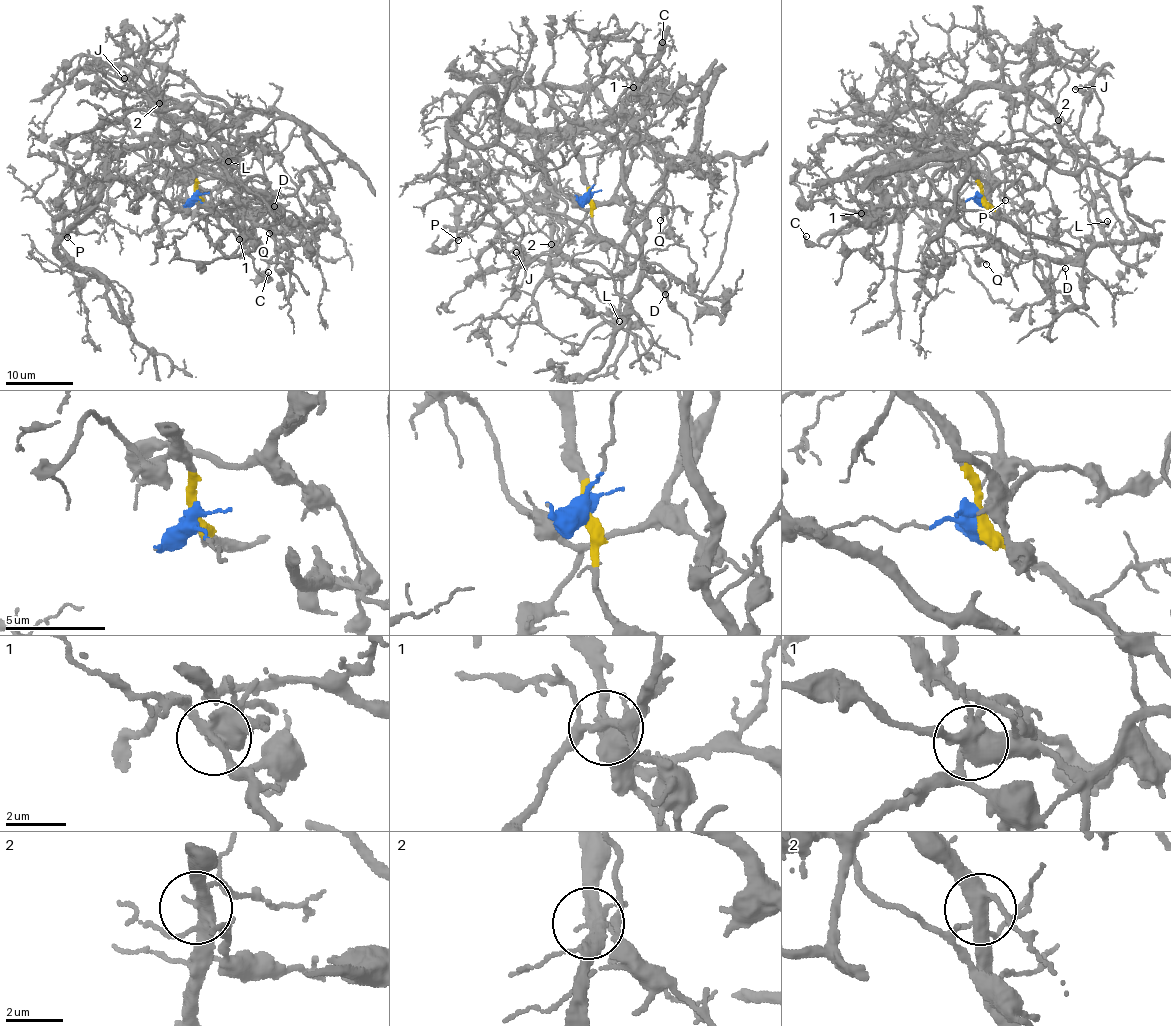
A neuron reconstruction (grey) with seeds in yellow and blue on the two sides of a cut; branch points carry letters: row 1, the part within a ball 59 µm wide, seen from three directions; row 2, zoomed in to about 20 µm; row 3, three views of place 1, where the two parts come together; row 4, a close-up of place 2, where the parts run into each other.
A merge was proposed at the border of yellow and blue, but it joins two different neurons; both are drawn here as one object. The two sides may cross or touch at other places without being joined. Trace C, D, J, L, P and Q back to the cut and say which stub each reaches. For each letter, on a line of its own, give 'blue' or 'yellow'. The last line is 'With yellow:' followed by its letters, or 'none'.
C: blue
D: blue
J: yellow
L: yellow
P: yellow
Q: blue
With yellow: J, L, P

